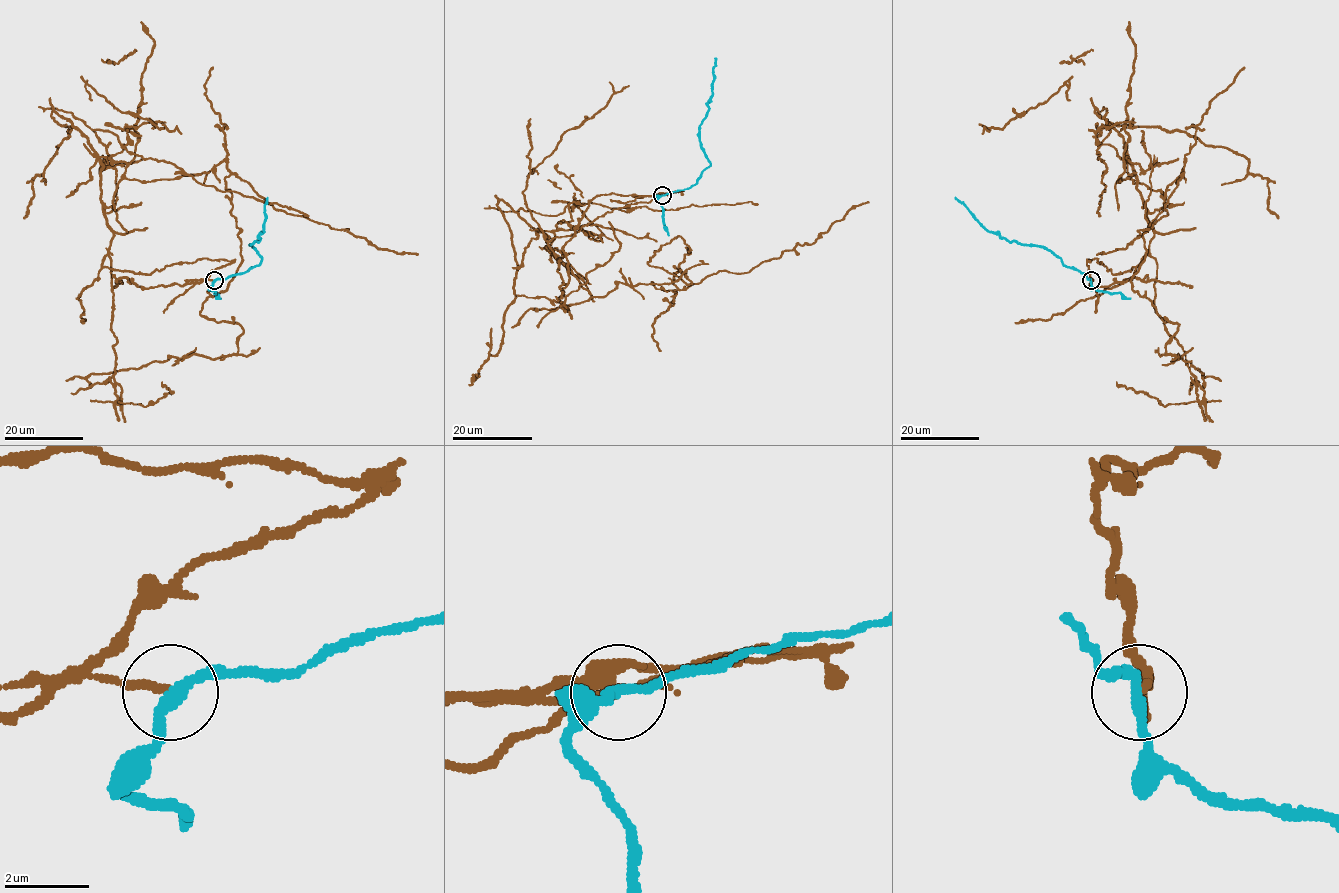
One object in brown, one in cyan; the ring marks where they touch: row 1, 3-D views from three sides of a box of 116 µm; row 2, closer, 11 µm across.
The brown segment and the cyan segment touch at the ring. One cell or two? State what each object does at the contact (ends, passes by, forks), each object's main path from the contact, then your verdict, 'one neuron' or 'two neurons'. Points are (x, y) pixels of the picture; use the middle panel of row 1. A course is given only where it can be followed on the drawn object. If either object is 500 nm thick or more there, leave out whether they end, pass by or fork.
brown ends; cyan passes by; course brown (661, 195), (679, 191), (548, 243), (559, 306), (692, 283), (648, 264), (677, 236), (685, 290), (869, 202); course cyan (662, 195), (693, 186), (710, 165), (701, 147), (700, 124), (709, 106), (716, 58); two neurons

